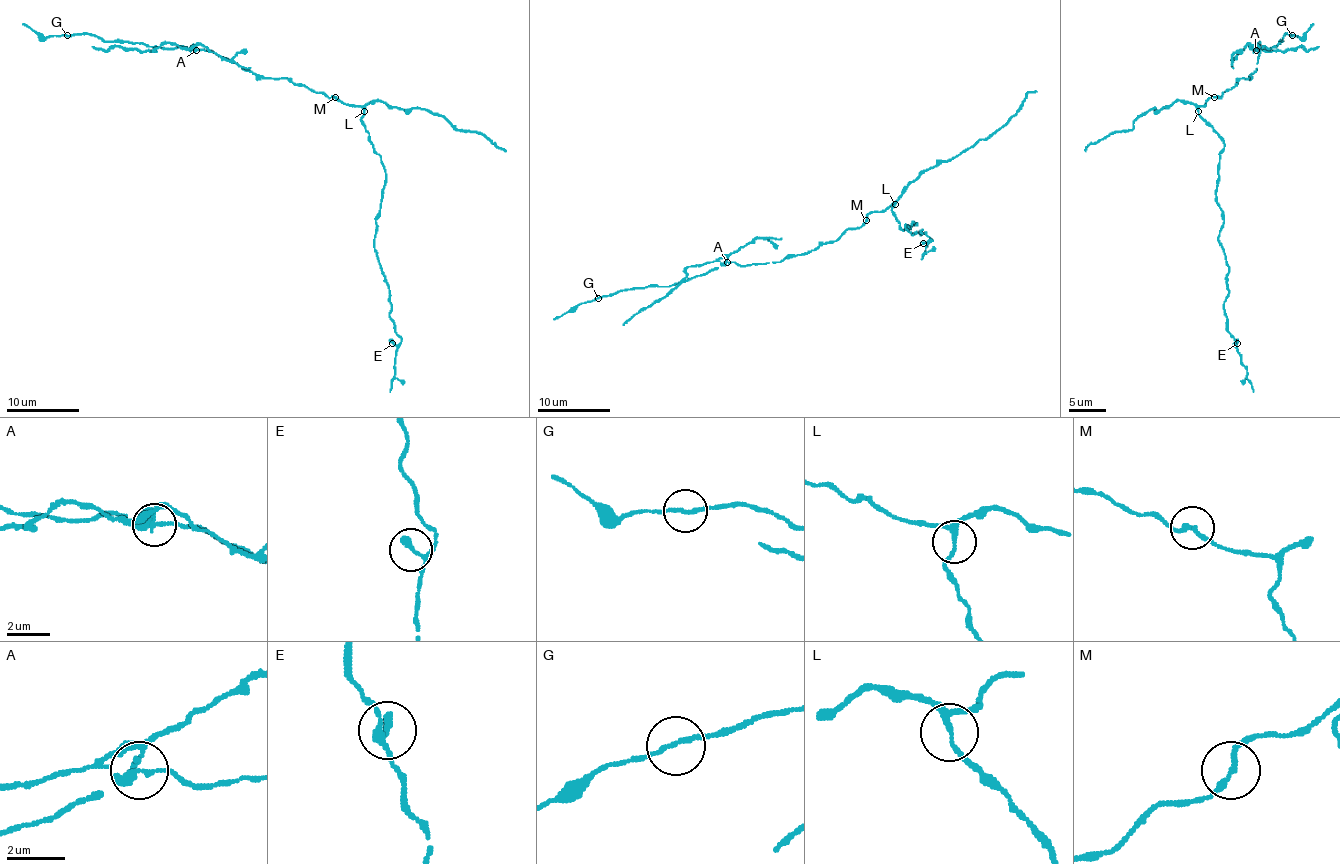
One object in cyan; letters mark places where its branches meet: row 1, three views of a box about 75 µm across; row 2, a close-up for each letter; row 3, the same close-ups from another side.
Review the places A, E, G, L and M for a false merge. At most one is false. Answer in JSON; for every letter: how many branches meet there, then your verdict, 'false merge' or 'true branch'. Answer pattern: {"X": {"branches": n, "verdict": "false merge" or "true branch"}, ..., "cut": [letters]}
{"A": {"branches": 3, "verdict": "false merge"}, "E": {"branches": 2, "verdict": "true branch"}, "G": {"branches": 2, "verdict": "true branch"}, "L": {"branches": 3, "verdict": "true branch"}, "M": {"branches": 2, "verdict": "true branch"}, "cut": ["A"]}

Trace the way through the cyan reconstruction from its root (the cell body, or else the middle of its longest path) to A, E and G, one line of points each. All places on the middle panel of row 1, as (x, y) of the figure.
A: (866, 222), (860, 228), (844, 231), (835, 240), (800, 255), (787, 255), (778, 262), (745, 266), (727, 262)
E: (866, 222), (869, 213), (895, 204), (900, 228), (915, 222), (906, 229), (922, 229), (931, 240), (924, 242)
G: (866, 222), (778, 262), (696, 264), (685, 269), (682, 282), (620, 290), (598, 299)

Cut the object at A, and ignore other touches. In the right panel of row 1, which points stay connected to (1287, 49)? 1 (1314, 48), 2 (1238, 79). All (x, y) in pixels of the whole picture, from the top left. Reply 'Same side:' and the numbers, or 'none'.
Same side: 1

